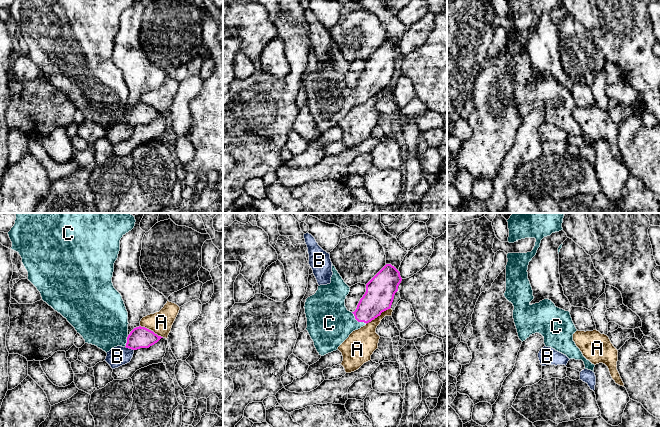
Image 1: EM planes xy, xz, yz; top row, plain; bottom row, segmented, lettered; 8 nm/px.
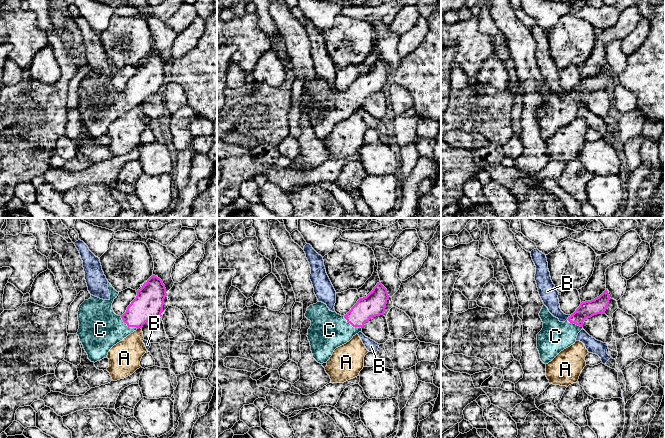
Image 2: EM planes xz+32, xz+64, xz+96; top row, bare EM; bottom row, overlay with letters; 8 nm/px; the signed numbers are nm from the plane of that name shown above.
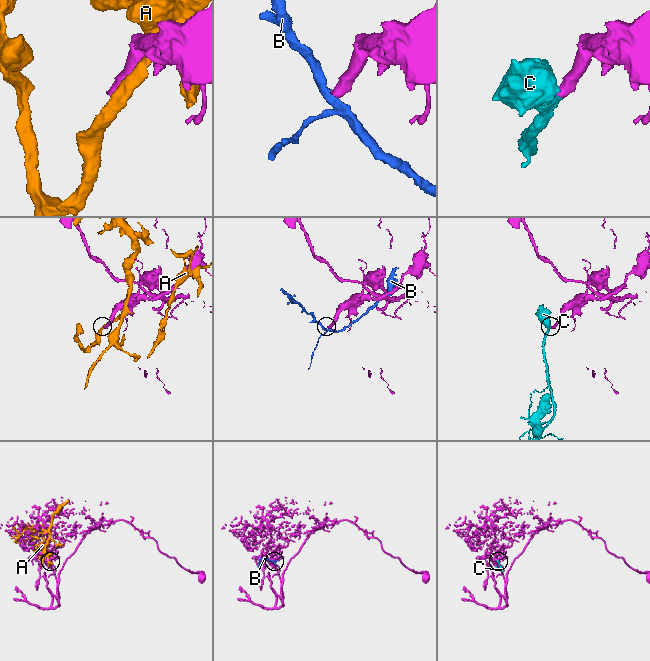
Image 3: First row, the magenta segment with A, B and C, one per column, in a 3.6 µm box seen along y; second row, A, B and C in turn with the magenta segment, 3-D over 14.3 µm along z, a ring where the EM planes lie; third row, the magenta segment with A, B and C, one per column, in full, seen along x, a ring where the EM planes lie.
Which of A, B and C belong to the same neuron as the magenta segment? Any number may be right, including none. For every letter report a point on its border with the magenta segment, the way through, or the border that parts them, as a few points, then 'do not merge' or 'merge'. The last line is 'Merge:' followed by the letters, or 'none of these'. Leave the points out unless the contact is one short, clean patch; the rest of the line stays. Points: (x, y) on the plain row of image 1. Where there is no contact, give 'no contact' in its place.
A: contact xz (378, 91); do not merge
B: contact xy (129, 124); border xy (125, 122), (133, 126); do not merge
C: contact xz (358, 97); way xz (378, 73), (358, 97), (329, 99); merge
Merge: C

